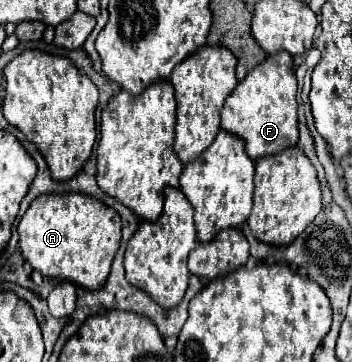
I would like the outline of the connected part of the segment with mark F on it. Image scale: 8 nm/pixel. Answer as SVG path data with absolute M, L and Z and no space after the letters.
M282 51L268 55L260 65L256 65L226 97L220 111L222 129L238 133L246 141L246 151L250 159L270 157L286 147L298 143L298 103L296 103L296 77L292 55Z

